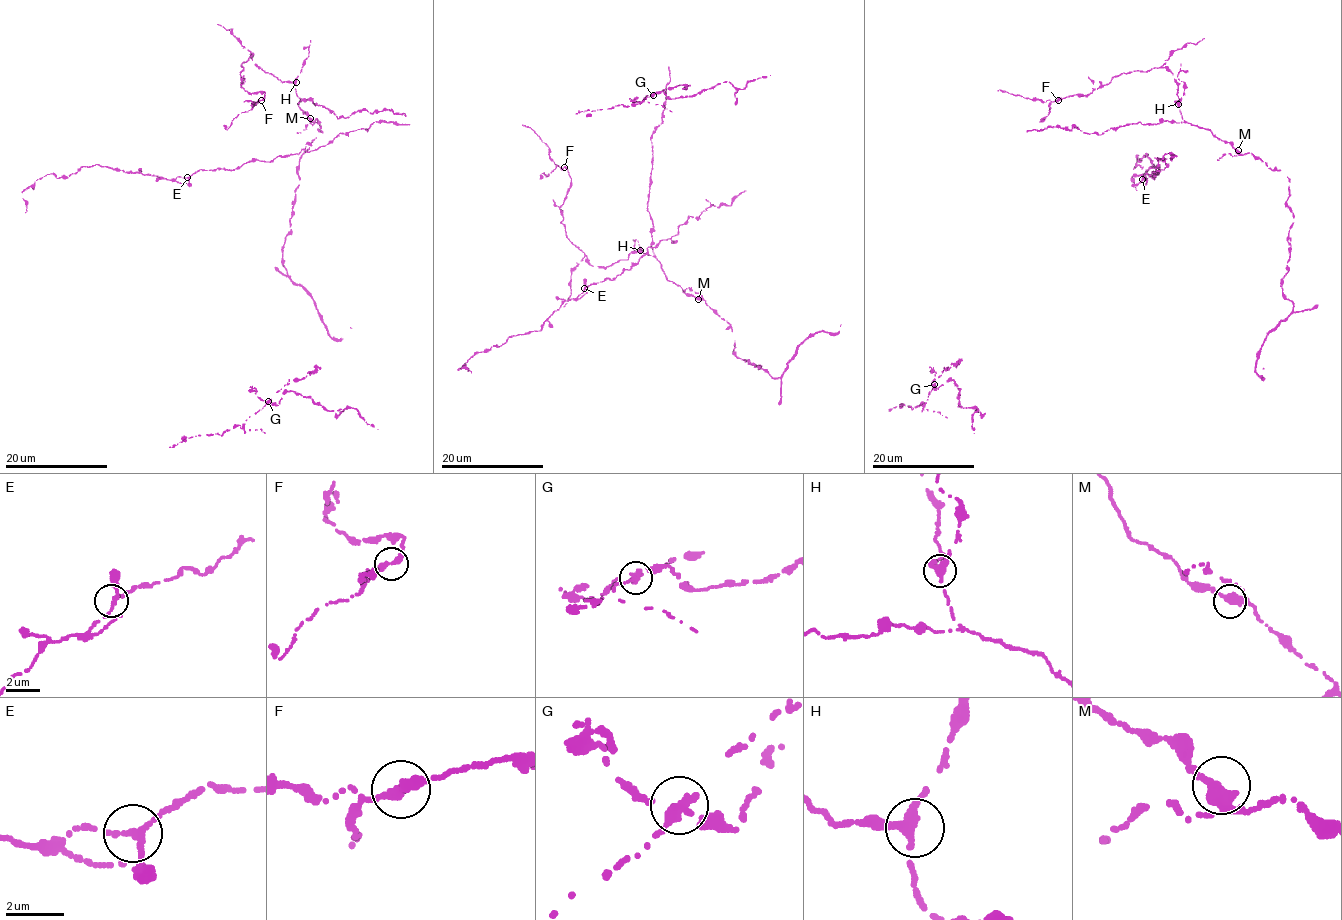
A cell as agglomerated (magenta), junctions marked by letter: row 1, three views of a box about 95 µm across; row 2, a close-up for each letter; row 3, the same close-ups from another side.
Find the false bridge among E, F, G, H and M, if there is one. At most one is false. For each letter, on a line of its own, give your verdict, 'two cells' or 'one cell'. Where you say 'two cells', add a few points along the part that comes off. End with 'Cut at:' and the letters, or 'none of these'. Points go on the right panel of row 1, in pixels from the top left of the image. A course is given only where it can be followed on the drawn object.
E: one cell
F: one cell
G: two cells; foreign part runs (934, 384), (924, 404), (921, 402), (911, 409), (911, 406), (901, 404), (888, 411)
H: one cell
M: one cell
Cut at: G

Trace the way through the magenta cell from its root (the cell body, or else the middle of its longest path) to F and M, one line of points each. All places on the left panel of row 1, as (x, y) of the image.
F: (293, 82), (261, 70), (252, 60), (253, 54), (241, 63), (240, 86), (251, 93), (265, 92), (261, 100)
M: (293, 82), (301, 101), (297, 104), (310, 118)

